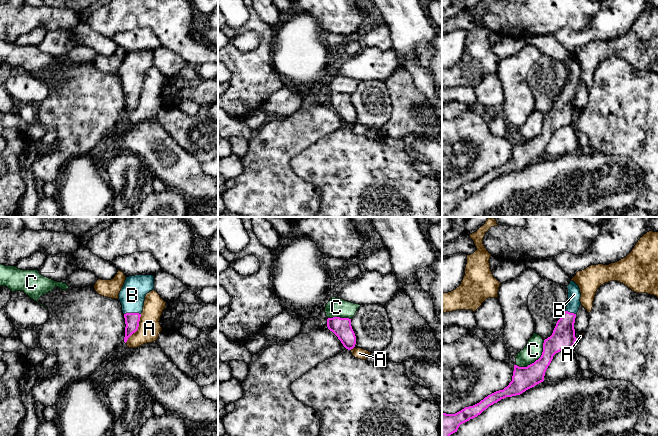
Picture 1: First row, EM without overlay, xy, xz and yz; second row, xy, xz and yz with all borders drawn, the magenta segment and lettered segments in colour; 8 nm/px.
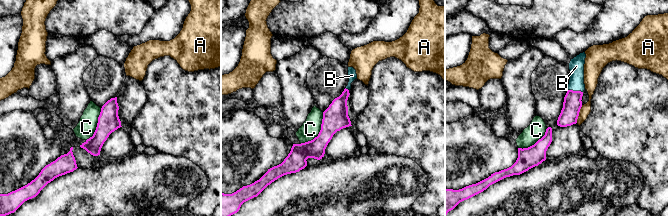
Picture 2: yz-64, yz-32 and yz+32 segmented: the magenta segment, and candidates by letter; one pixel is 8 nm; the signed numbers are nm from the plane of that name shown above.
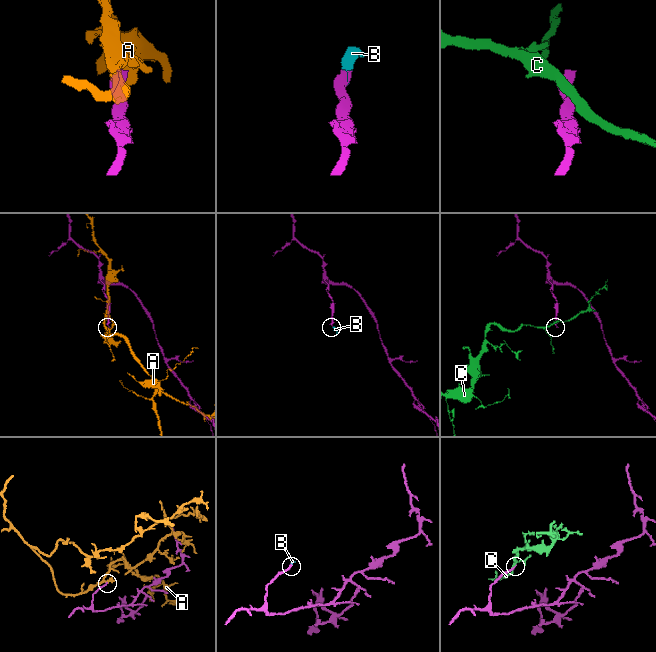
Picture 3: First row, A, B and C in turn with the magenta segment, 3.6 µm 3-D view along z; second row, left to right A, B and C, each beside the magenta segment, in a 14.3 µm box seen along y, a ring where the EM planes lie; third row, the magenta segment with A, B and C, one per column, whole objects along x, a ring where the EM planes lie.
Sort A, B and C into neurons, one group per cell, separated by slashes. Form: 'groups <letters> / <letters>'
groups A / B / C

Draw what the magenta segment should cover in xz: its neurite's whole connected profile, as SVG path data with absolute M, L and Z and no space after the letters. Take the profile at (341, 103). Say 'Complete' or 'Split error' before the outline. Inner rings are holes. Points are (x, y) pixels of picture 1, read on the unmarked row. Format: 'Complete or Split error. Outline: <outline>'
Complete. Outline: M340 93L328 94L327 103L338 113L346 125L351 126L355 123L356 112L351 102L351 95Z

